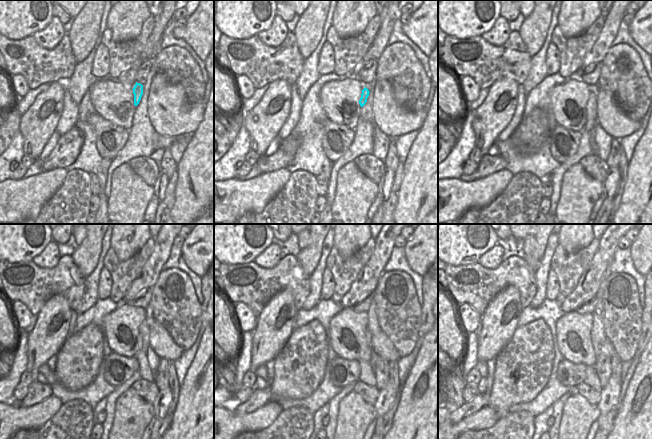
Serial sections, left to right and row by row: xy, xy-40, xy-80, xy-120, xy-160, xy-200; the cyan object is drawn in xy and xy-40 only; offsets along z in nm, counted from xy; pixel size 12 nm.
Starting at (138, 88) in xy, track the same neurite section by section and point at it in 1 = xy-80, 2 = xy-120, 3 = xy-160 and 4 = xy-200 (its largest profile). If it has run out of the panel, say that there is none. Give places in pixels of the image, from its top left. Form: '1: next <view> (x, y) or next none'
1: next xy-80 (591, 109)
2: next xy-120 (145, 372)
3: next xy-160 (367, 376)
4: next xy-200 (591, 379)

